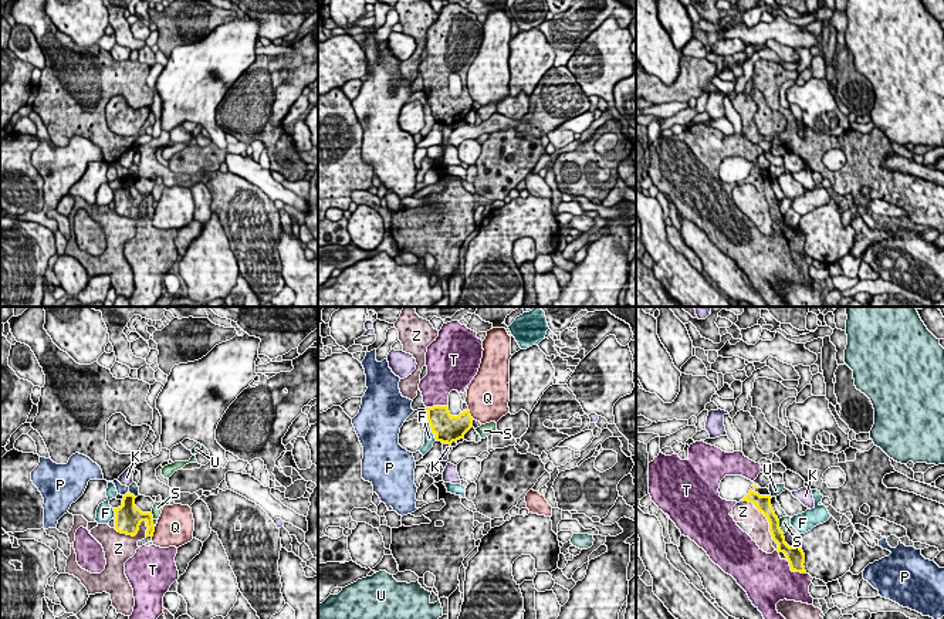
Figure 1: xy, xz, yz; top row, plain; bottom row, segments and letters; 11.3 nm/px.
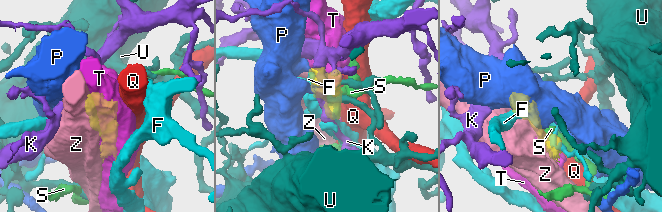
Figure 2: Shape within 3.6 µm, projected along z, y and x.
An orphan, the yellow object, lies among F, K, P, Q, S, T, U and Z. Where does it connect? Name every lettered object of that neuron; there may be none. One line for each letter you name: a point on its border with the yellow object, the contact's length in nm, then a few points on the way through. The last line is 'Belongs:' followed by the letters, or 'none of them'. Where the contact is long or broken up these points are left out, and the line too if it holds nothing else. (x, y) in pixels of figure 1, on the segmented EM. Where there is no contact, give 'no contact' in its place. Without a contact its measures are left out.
T: yz (794, 570) | 260 nm
Belongs: T

